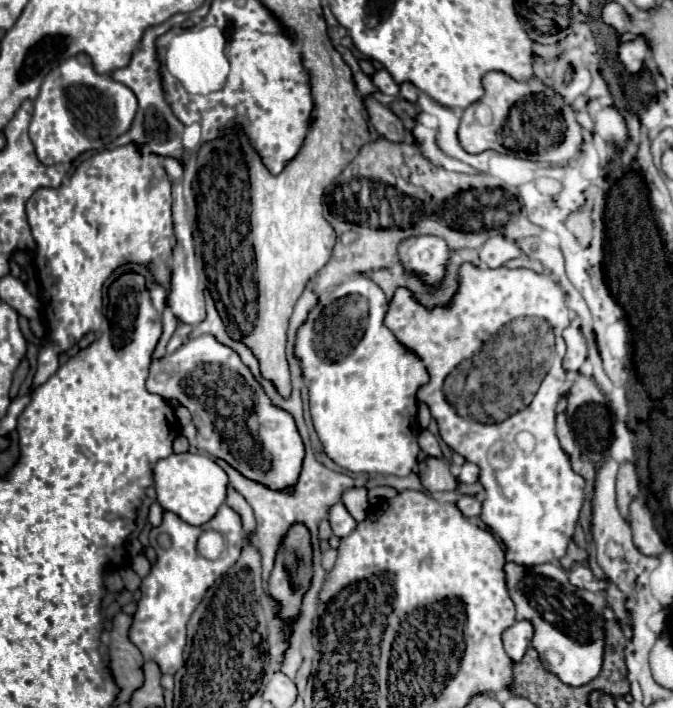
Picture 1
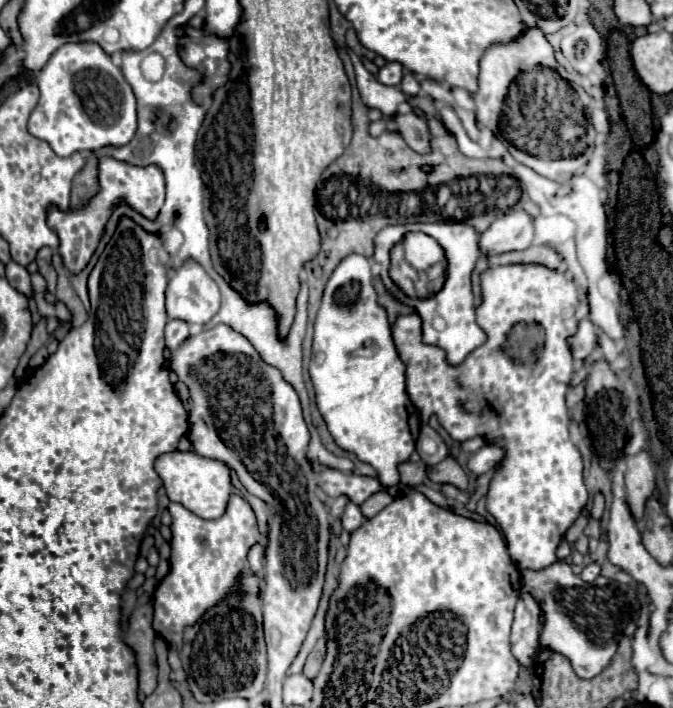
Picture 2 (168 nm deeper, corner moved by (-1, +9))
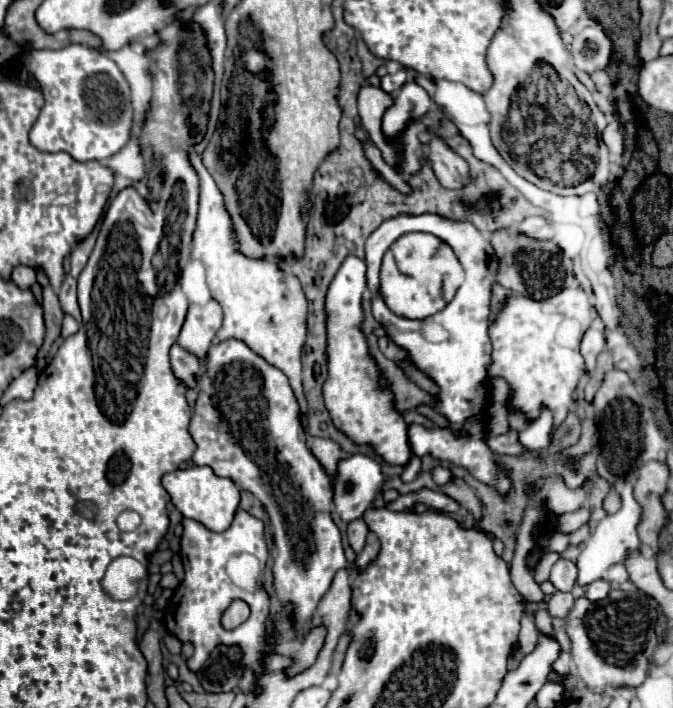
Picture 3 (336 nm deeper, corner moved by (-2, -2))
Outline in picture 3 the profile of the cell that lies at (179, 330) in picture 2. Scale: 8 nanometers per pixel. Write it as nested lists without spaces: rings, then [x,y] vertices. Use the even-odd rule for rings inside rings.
[[[174,345],[170,349],[170,363],[172,363],[174,375],[178,379],[182,379],[190,389],[194,389],[196,387],[196,377],[202,373],[200,361],[192,353],[182,349],[180,345]]]

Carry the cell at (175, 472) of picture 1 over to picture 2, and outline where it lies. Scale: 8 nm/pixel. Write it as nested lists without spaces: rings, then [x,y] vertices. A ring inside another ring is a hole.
[[[193,450],[189,452],[167,452],[161,454],[155,460],[155,470],[159,478],[163,480],[165,492],[171,502],[183,504],[187,510],[197,514],[199,518],[219,518],[225,512],[229,494],[231,494],[231,478],[229,478],[229,468],[213,458],[203,458],[195,454]]]

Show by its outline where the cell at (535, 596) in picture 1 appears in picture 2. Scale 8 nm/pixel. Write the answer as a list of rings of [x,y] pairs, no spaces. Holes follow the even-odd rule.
[[[561,560],[543,568],[543,572],[521,570],[521,590],[531,594],[545,614],[539,644],[567,656],[579,678],[597,676],[615,654],[619,638],[623,634],[633,636],[637,628],[639,604],[631,586],[623,586],[603,576],[587,584]]]

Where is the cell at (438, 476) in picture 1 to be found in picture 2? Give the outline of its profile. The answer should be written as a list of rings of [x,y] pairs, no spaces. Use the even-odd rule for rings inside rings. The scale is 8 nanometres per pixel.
[[[447,456],[445,460],[441,460],[435,468],[427,468],[427,476],[435,484],[453,484],[459,490],[467,490],[467,486],[469,486],[465,470],[457,464],[457,460],[453,456]]]

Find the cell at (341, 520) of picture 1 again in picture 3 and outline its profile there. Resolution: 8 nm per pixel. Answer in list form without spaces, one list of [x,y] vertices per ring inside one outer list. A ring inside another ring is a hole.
[[[362,519],[352,521],[352,523],[348,525],[348,541],[350,541],[350,547],[354,549],[354,553],[360,553],[360,551],[362,551],[364,543],[366,543],[368,531],[370,531],[370,529],[368,529],[368,525],[366,525]]]

